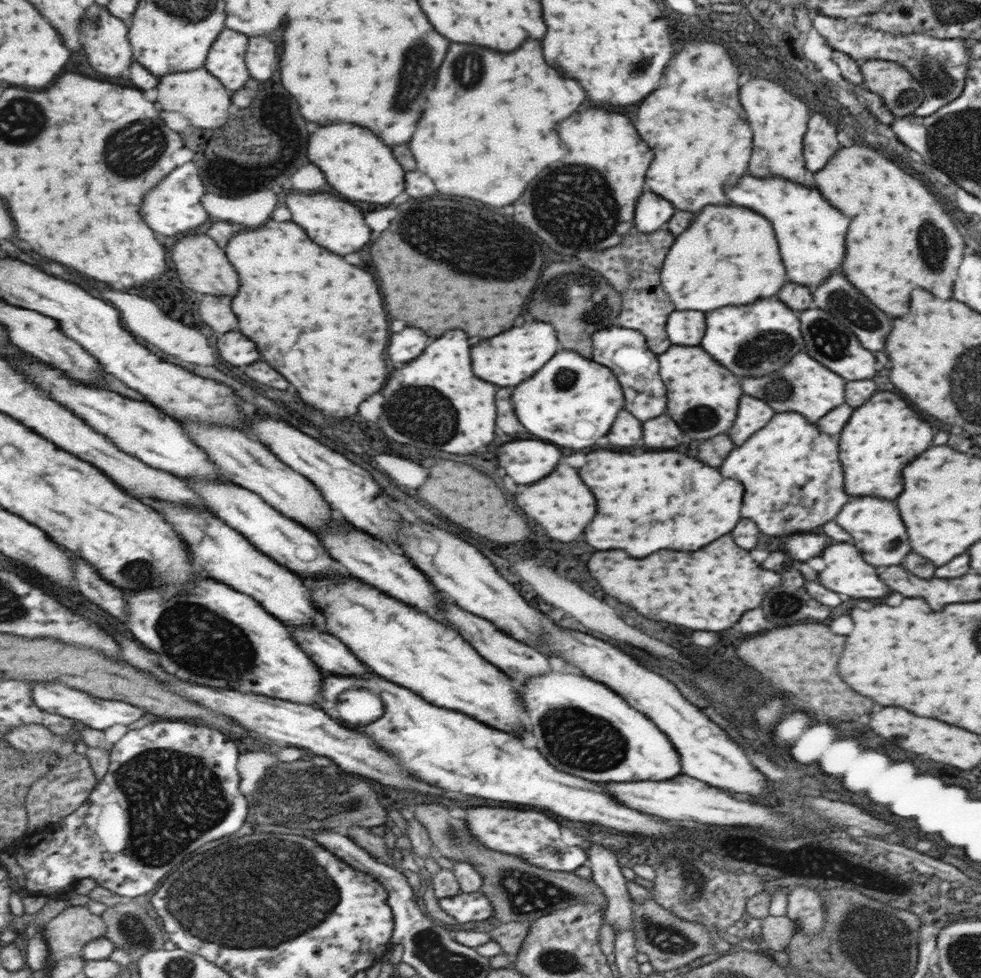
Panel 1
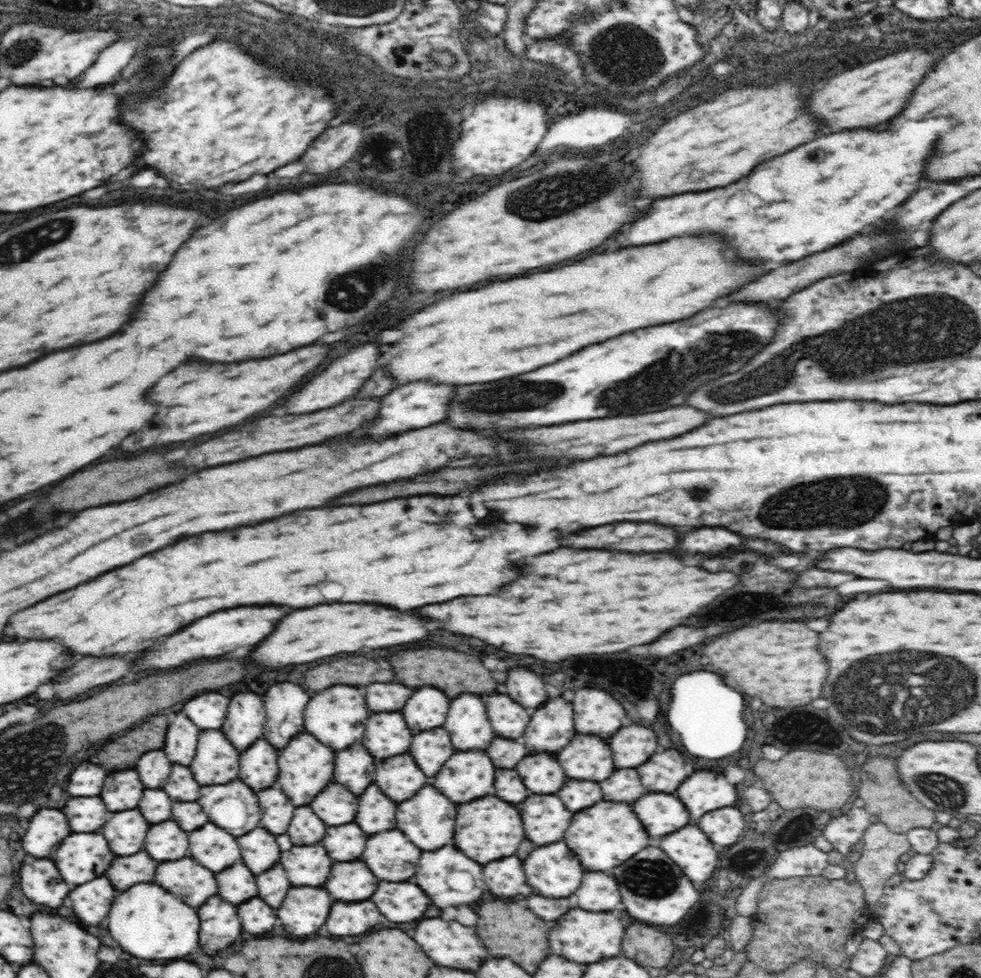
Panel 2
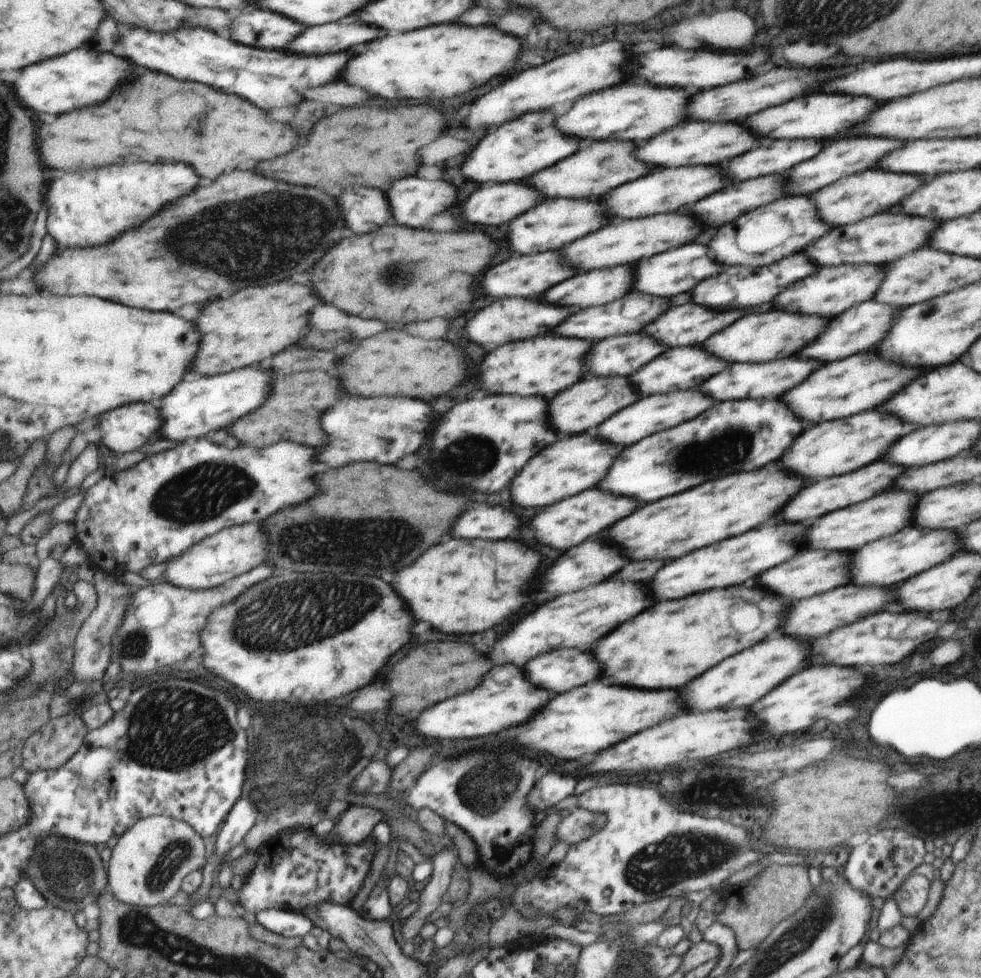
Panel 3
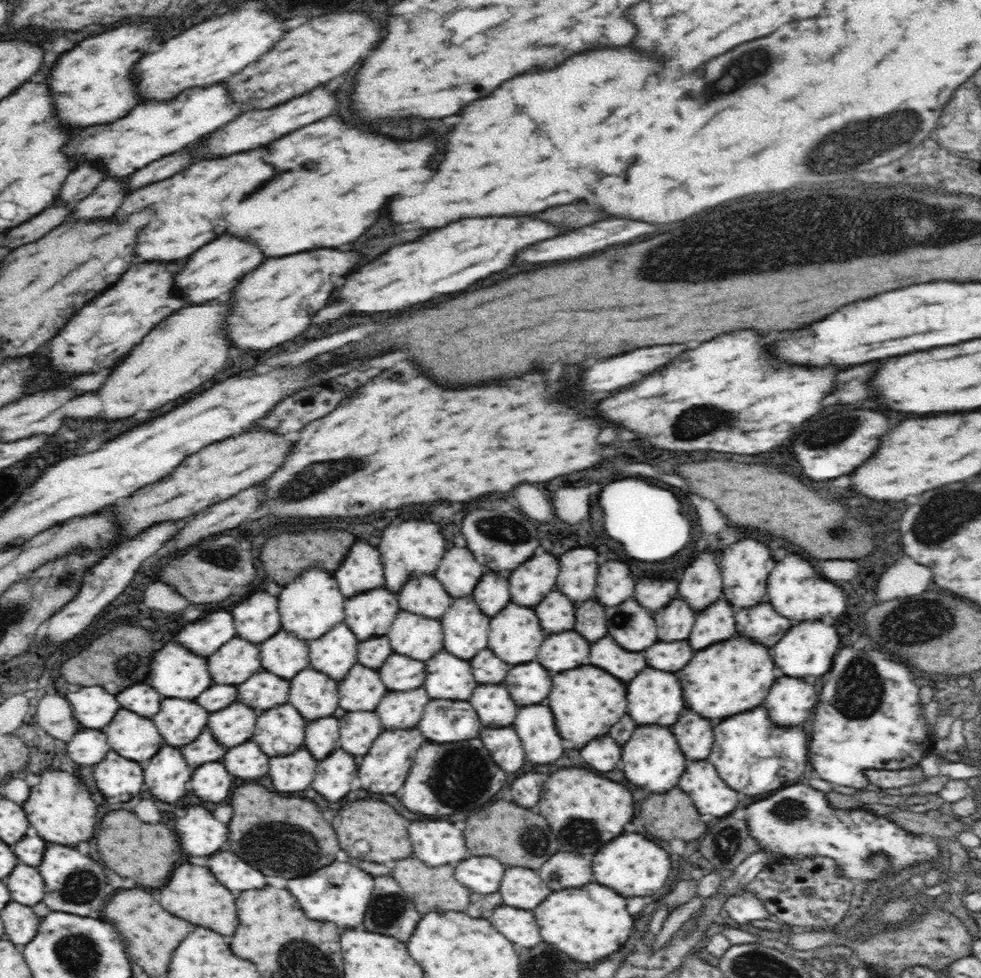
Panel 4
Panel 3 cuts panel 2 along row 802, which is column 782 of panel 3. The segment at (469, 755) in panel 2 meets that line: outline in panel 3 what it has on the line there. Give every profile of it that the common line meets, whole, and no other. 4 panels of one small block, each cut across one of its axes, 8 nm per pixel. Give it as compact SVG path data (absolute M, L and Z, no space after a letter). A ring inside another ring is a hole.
M861 412L859 416L851 416L851 420L833 420L809 428L803 432L803 436L799 436L799 440L795 440L795 444L791 444L791 448L787 448L787 452L781 456L781 462L787 470L811 484L821 478L857 470L859 466L879 460L885 450L907 432L911 432L911 426L887 412Z

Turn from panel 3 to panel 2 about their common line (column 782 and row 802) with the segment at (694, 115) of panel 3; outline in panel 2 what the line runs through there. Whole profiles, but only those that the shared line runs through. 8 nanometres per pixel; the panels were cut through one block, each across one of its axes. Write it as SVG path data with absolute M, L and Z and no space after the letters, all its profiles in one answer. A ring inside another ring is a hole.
M72 798L64 806L64 814L68 816L70 828L74 832L94 832L106 824L106 820L112 816L112 812L106 810L104 802L94 798Z

